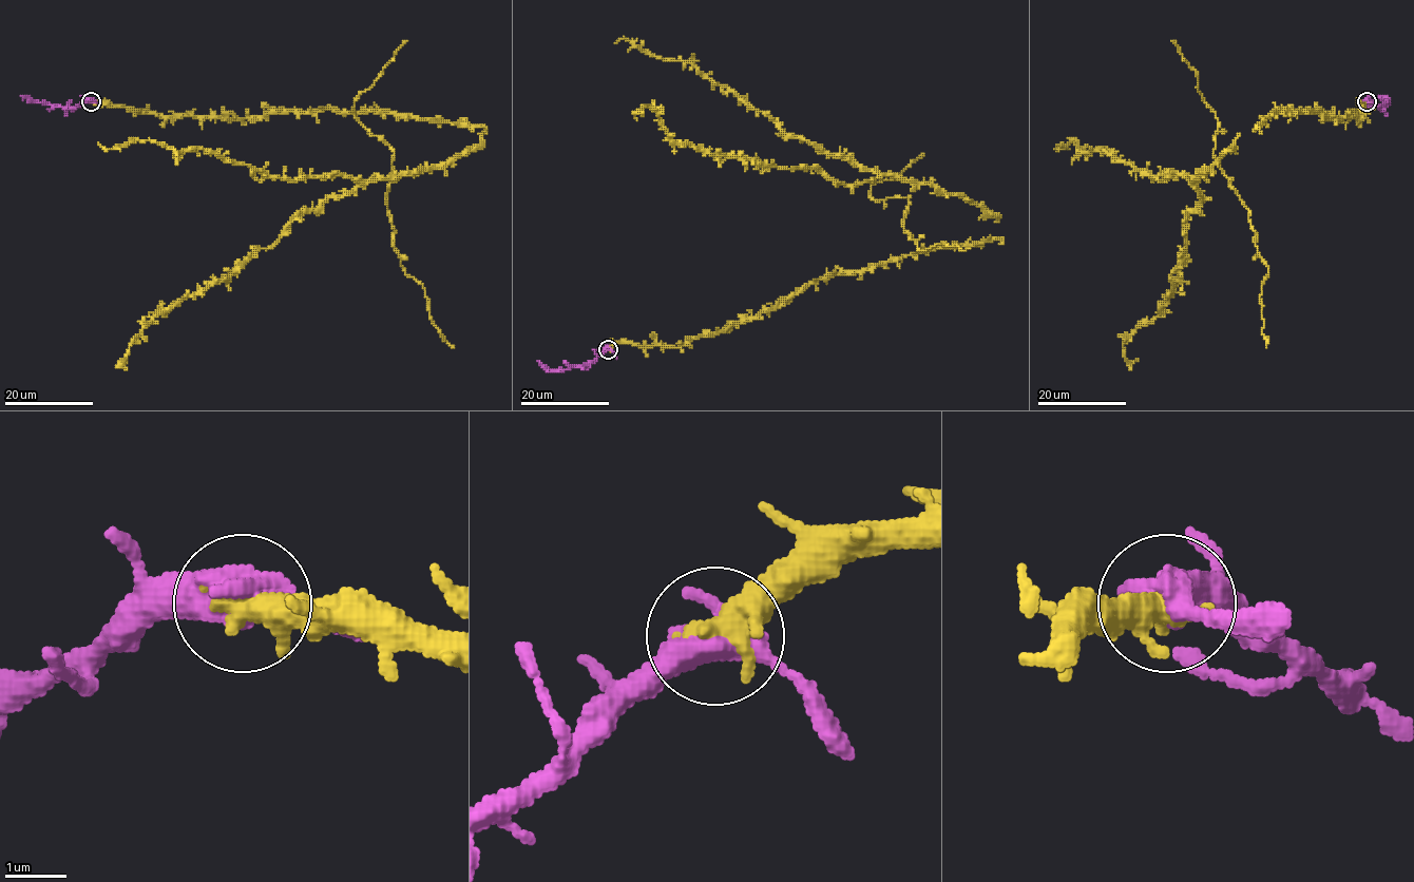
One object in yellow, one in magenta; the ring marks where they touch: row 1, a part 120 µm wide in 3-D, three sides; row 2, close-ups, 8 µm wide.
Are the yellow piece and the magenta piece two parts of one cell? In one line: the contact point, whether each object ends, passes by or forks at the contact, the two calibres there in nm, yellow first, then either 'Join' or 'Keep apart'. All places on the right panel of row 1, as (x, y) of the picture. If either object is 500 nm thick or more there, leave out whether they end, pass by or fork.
Place: (1367, 101). At the ring yellow passes by. At the ring magenta forks. Thickness 400 nm (yellow) against 460 nm. Join

